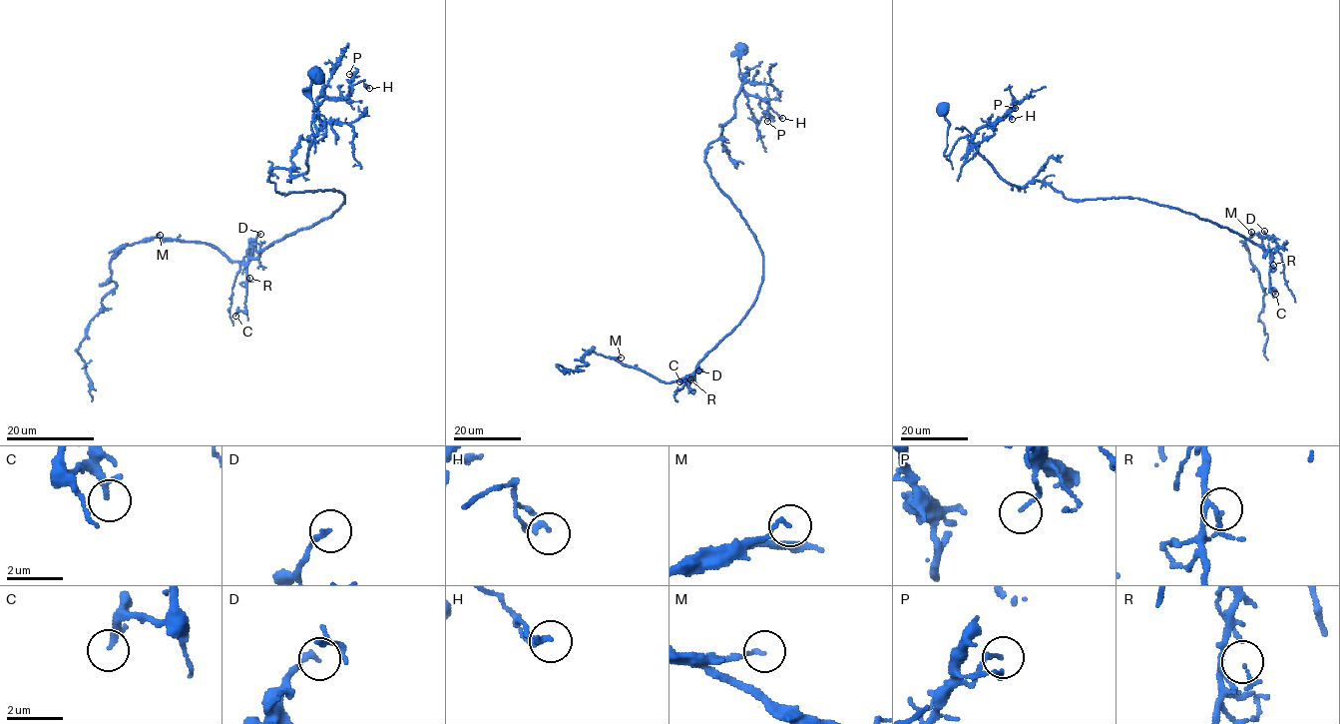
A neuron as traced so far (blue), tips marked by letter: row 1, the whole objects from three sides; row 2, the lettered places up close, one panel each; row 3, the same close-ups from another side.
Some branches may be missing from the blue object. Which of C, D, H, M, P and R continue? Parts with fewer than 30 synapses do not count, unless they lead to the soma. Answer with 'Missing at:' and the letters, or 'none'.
Missing at: C

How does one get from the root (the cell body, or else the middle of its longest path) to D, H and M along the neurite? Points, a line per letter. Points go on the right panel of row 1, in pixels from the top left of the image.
D: (943, 109), (944, 155), (972, 136), (1020, 188), (1040, 181), (1067, 199), (1141, 199), (1274, 253), (1264, 231)
H: (943, 109), (948, 123), (945, 156), (959, 139), (972, 136), (981, 128), (992, 127), (1007, 113), (1012, 119)
M: (943, 109), (944, 155), (972, 136), (1020, 188), (1138, 198), (1274, 251), (1251, 232)

